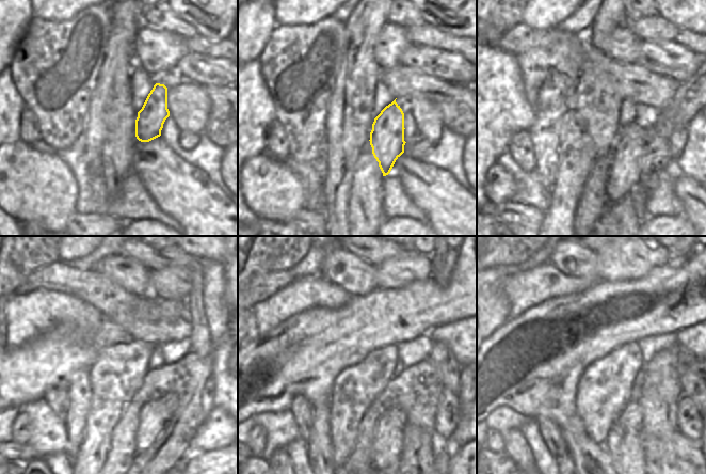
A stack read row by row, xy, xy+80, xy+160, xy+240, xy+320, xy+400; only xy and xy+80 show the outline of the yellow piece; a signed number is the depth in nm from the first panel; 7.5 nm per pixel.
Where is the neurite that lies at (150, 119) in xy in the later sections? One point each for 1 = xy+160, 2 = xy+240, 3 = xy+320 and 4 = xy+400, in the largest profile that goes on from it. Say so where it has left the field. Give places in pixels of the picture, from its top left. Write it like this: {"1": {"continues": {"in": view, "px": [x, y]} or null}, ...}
{"1": {"continues": {"in": "xy+160", "px": [626, 173]}}, "2": {"continues": {"in": "xy+240", "px": [154, 416]}}, "3": {"continues": {"in": "xy+320", "px": [387, 443]}}, "4": {"continues": {"in": "xy+400", "px": [623, 444]}}}

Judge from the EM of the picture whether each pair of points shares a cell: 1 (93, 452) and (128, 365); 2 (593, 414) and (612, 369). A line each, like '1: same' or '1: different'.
1: same
2: same

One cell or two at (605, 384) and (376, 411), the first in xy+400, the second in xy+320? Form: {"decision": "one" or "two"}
{"decision": "two"}

